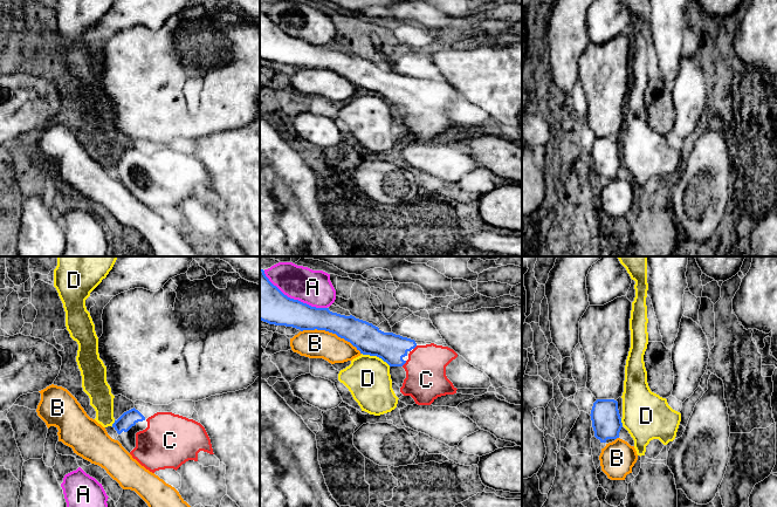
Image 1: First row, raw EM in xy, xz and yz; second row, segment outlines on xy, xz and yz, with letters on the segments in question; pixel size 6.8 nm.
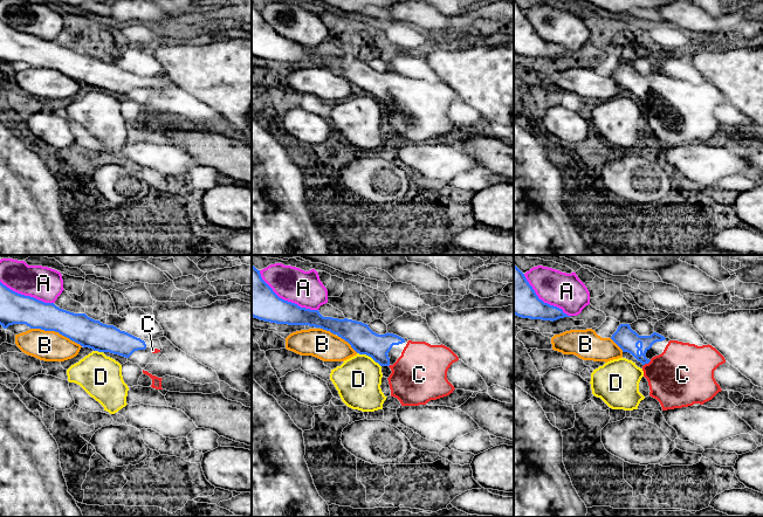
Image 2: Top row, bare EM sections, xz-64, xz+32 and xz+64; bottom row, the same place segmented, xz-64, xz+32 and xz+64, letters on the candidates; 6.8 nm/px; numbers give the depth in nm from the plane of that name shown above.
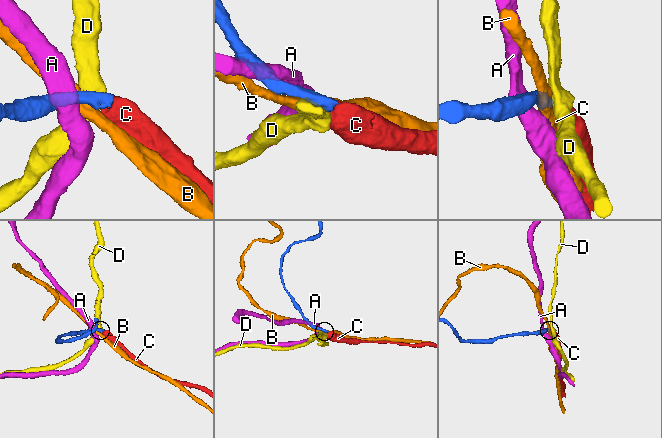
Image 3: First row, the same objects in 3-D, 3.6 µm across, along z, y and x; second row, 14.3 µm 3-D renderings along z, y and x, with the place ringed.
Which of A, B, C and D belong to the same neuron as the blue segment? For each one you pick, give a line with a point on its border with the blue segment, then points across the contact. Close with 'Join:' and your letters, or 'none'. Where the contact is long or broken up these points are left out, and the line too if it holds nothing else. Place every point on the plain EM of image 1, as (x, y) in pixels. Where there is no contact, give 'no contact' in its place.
C: xz (404, 101) | across xz (391, 86), (392, 90), (404, 101), (412, 103), (426, 117)
Join: C

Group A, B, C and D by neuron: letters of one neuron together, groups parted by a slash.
A / B / C / D

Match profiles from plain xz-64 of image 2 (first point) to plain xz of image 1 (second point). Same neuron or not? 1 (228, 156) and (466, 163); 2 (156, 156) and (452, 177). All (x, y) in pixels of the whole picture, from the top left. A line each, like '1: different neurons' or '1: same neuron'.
1: different neurons
2: same neuron

